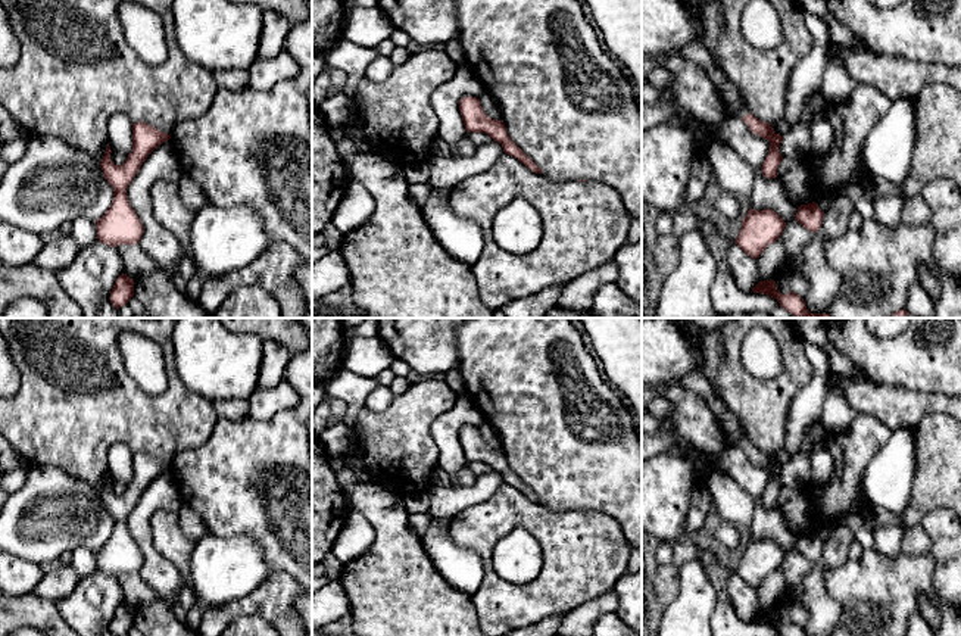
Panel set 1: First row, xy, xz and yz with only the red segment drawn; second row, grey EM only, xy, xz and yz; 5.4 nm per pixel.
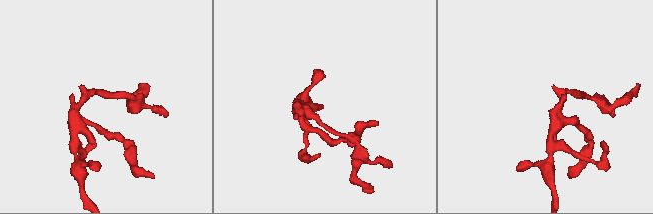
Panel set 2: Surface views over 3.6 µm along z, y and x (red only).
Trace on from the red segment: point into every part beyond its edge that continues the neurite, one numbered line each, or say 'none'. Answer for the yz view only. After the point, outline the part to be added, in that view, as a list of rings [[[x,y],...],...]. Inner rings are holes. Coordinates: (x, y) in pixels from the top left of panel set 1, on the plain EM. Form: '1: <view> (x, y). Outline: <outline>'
1: yz (695, 380). Outline: [[[695,368],[686,374],[680,383],[703,398],[715,418],[720,420],[727,434],[730,434],[739,446],[746,446],[749,443],[736,417],[726,408],[717,386],[706,380],[703,370]]]

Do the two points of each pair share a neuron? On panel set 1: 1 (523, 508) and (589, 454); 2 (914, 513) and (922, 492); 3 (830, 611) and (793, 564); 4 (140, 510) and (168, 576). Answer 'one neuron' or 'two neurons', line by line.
1: two neurons
2: one neuron
3: two neurons
4: one neuron

